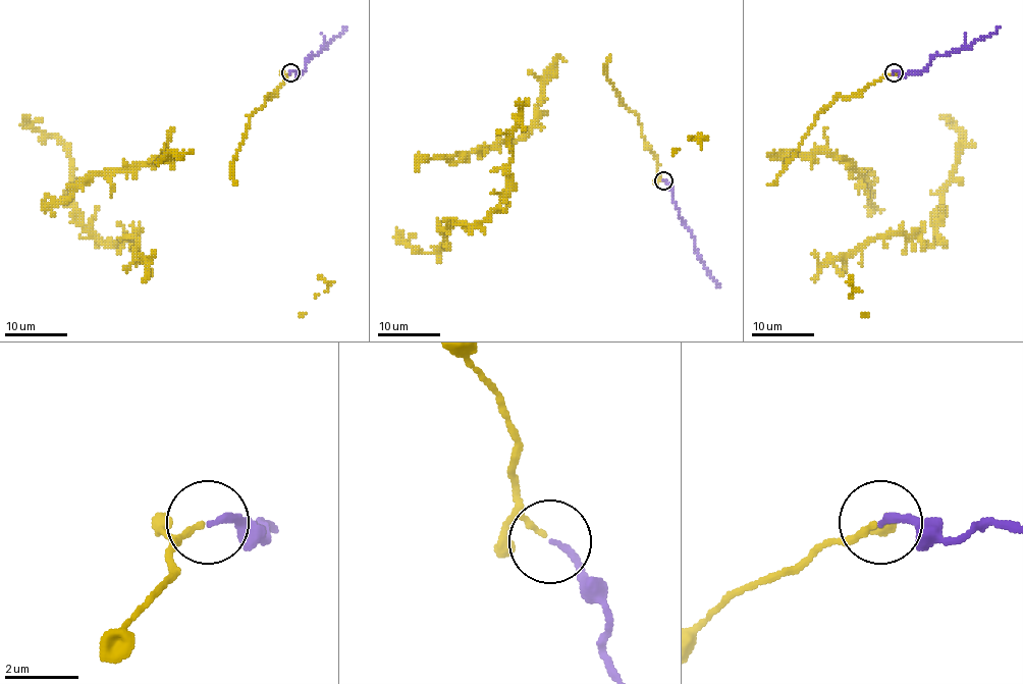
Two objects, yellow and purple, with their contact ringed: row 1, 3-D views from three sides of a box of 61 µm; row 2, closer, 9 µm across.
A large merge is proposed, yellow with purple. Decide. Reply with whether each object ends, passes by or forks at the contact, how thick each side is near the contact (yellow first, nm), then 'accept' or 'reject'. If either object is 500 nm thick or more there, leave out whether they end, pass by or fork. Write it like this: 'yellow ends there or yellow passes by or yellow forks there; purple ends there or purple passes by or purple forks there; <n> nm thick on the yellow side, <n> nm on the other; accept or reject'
yellow passes by; purple ends there; 100 nm thick on the yellow side, 170 nm on the other; accept

